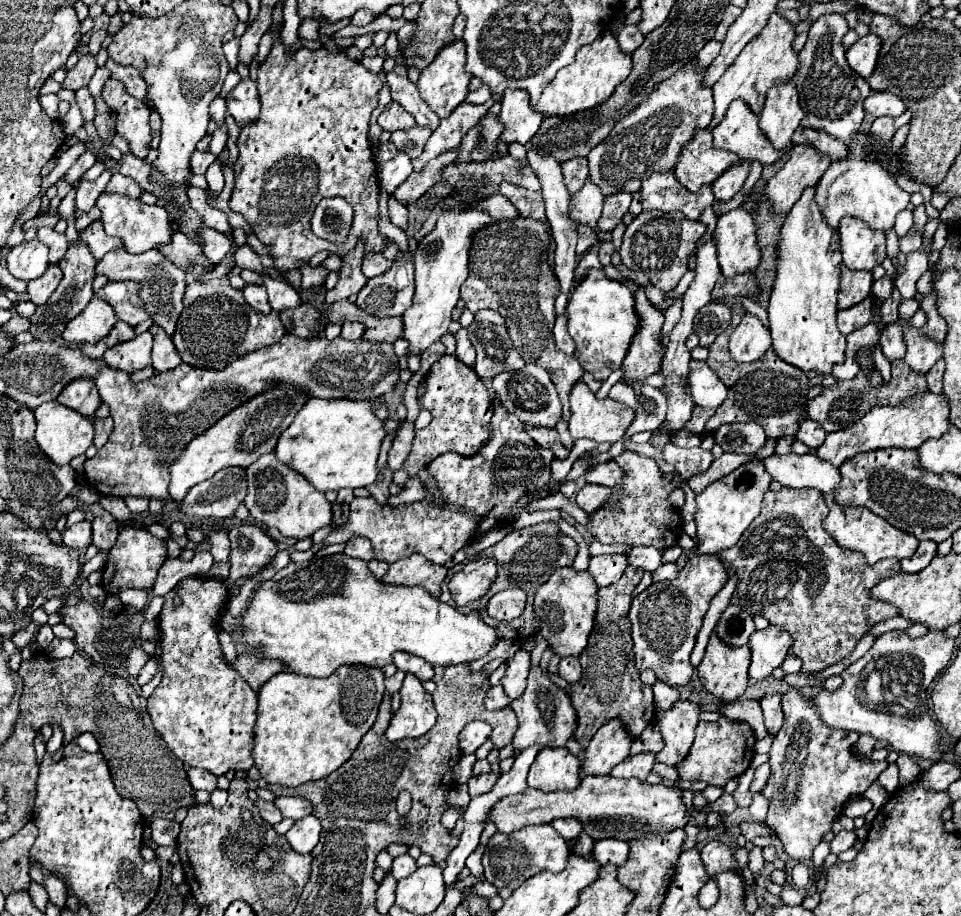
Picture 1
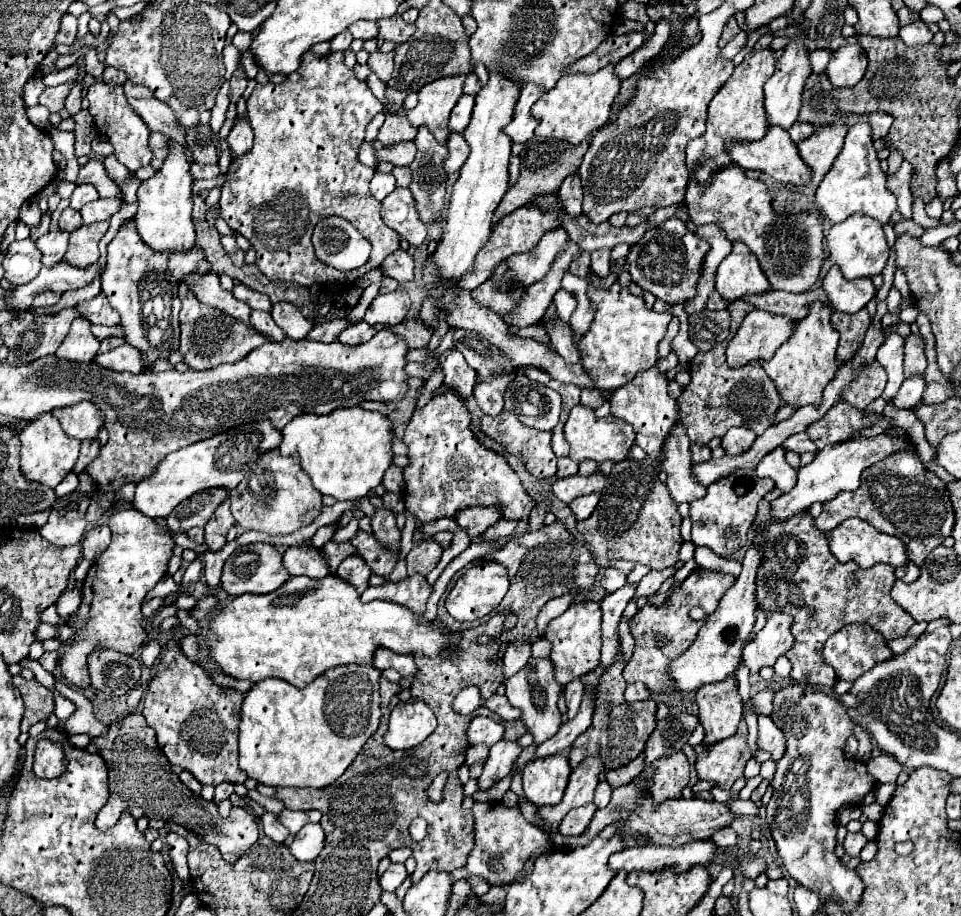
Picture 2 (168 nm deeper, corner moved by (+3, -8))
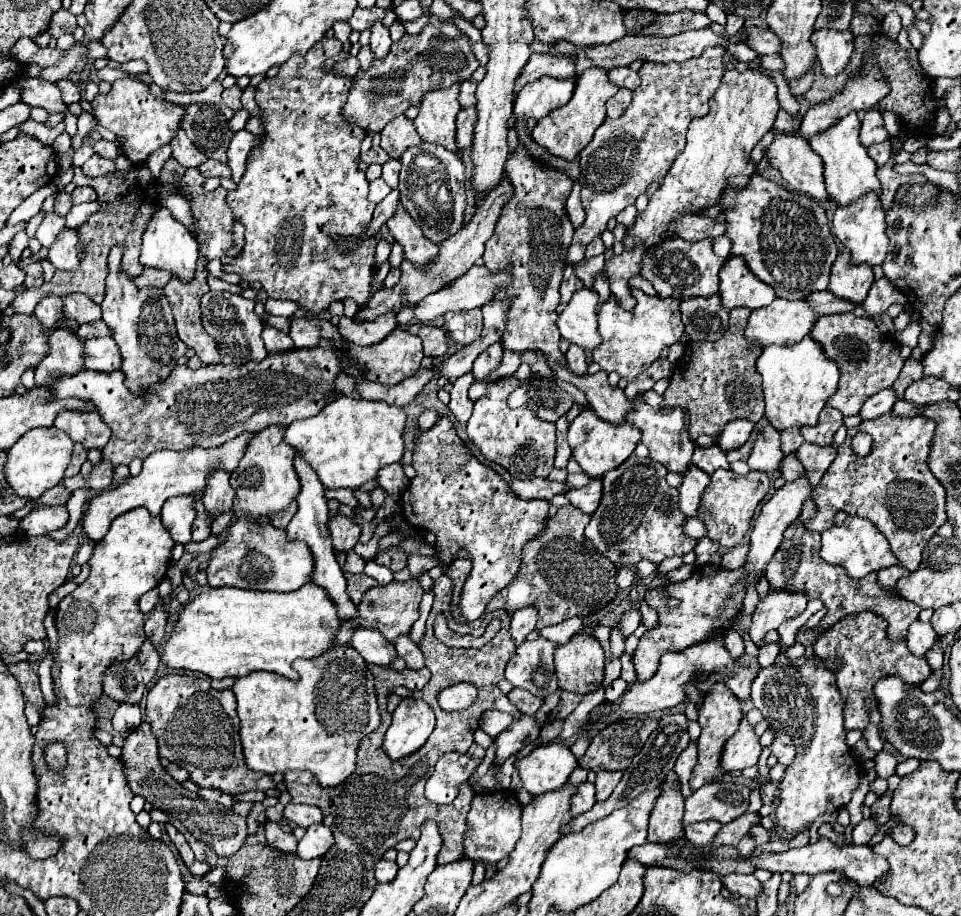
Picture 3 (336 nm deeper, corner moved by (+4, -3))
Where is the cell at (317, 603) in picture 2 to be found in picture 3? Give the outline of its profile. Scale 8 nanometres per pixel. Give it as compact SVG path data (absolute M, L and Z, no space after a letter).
M306 583L302 589L292 593L258 593L248 589L220 587L198 593L178 615L168 641L162 647L162 665L168 669L190 669L200 671L212 679L244 677L252 671L272 671L288 679L296 679L292 669L294 659L312 659L334 647L334 637L340 629L336 607L328 599L326 591L314 583Z

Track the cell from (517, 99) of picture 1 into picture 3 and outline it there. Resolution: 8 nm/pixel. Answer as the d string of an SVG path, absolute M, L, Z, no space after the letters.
M576 75L568 79L554 79L554 77L540 77L522 87L514 101L514 115L516 117L534 117L540 119L562 107L572 97L576 85Z

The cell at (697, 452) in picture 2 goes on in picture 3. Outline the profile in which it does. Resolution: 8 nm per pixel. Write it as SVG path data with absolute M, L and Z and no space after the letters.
M712 445L712 447L706 447L706 449L696 447L694 465L700 467L708 475L712 475L716 469L730 469L726 453L718 445Z

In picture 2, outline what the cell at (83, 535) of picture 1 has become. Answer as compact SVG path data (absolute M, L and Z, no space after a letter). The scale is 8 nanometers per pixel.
M51 512L47 524L39 528L41 536L55 546L71 546L79 544L85 534L85 520L77 516L59 516L59 512Z

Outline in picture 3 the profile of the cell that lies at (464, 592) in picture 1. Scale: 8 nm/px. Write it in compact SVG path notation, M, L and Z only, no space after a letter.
M442 417L430 431L418 435L412 465L416 469L416 477L410 481L410 487L402 493L402 517L406 519L410 527L426 529L436 535L436 553L438 553L440 565L450 565L456 559L458 551L468 553L472 561L472 571L470 571L470 577L466 583L466 595L462 595L460 607L466 621L474 621L484 613L494 593L502 591L518 575L520 561L522 561L522 547L524 543L528 543L530 539L534 539L536 535L544 531L550 503L540 499L524 501L512 495L508 491L508 483L502 481L498 473L478 463L478 459L468 451L468 447L456 435L454 425L446 417Z

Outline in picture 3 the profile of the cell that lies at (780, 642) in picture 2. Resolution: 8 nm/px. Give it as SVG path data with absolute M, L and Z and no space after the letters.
M768 591L766 597L758 599L752 627L750 627L750 639L758 645L768 631L778 629L784 621L798 617L806 609L806 595L798 591Z

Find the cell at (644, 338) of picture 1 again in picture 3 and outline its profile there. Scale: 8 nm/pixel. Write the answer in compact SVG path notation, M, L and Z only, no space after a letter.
M638 397L632 403L636 409L628 415L628 421L642 431L640 441L648 447L650 457L672 473L684 473L688 465L692 465L692 451L696 447L688 435L688 413L684 409L652 409L644 397Z

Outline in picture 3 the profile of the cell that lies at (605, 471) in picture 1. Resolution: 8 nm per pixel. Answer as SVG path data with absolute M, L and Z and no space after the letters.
M540 477L528 479L528 481L512 479L508 483L508 487L520 499L546 499L546 501L550 501L554 495L566 491L566 485L564 483L554 483L554 481L540 479Z

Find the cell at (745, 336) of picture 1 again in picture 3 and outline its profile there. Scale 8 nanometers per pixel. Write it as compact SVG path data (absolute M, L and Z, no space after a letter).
M776 299L772 305L752 311L746 337L762 345L792 345L812 331L818 317L808 301Z

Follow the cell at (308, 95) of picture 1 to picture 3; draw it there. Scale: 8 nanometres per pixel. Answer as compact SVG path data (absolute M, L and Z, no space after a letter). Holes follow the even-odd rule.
M324 37L308 49L308 55L292 55L292 59L280 65L274 79L264 79L258 85L256 101L264 111L262 123L266 135L260 137L260 145L250 153L246 173L236 191L230 191L226 199L234 217L246 227L246 233L242 251L224 265L224 271L236 273L246 281L258 281L270 299L288 299L312 313L320 313L328 309L330 303L346 299L354 299L358 307L366 305L370 299L370 283L376 273L376 239L366 237L374 205L366 199L368 181L358 169L360 143L366 133L342 117L342 105L346 103L352 79L322 71L322 63L340 51L342 43L336 37ZM338 235L358 237L358 249L346 253L334 249L334 239L338 241Z

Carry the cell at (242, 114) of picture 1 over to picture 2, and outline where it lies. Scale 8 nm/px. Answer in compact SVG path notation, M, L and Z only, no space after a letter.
M237 116L237 124L231 128L227 136L229 148L233 150L233 158L245 154L253 146L253 128L245 116Z

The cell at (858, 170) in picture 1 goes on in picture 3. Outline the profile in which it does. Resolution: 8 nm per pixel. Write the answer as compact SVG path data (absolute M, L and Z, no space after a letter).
M852 111L846 117L838 119L828 131L822 131L820 135L814 135L808 143L814 153L818 153L824 159L824 177L826 177L826 189L836 205L848 205L856 201L858 197L866 195L868 191L882 193L880 181L876 177L876 163L868 157L868 151L860 145L858 139L860 133L860 119Z

